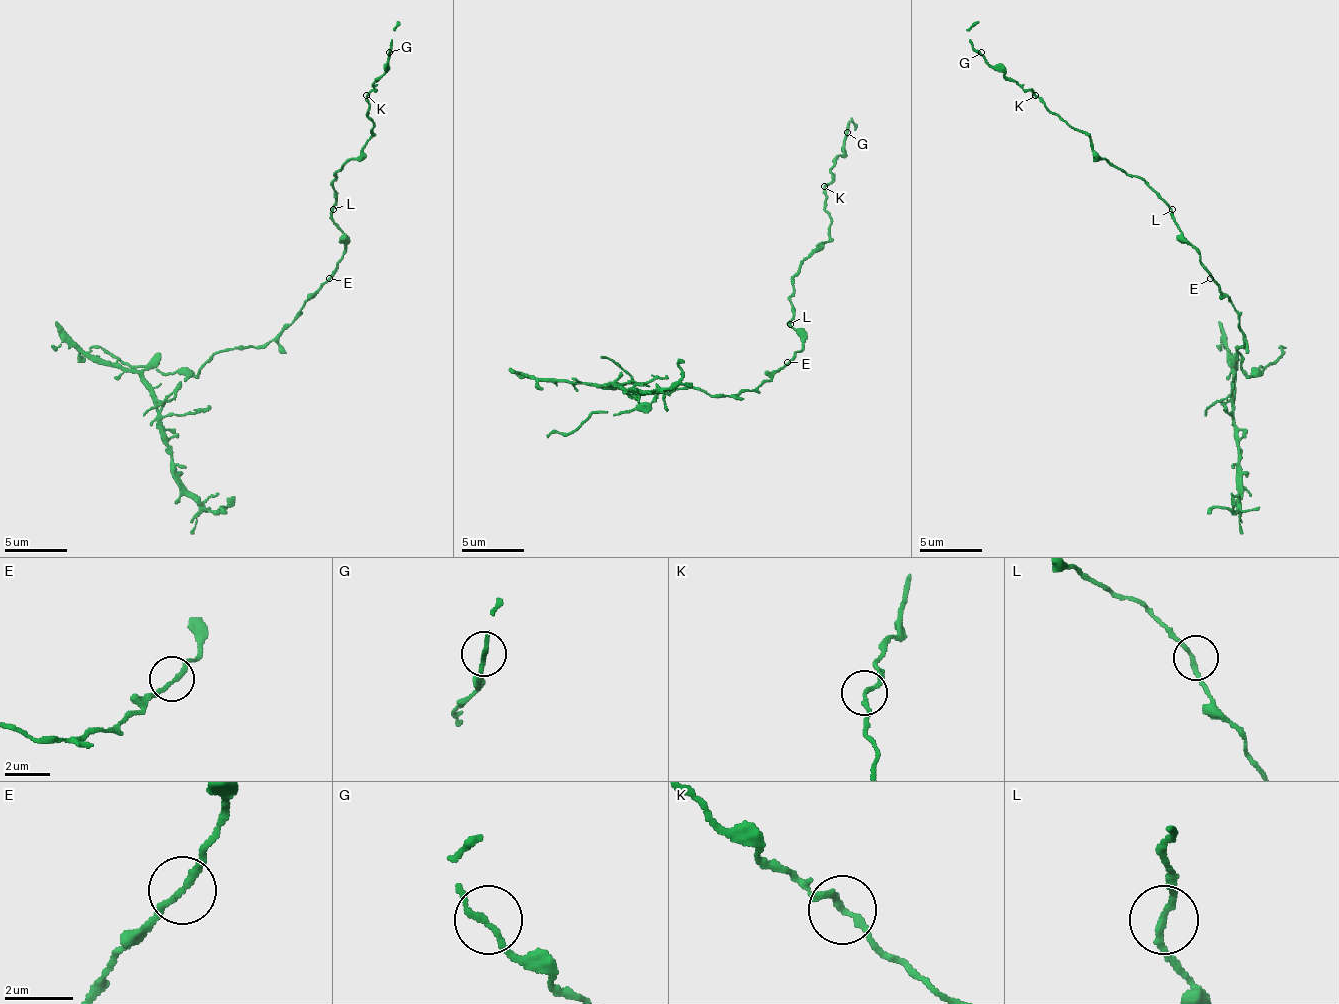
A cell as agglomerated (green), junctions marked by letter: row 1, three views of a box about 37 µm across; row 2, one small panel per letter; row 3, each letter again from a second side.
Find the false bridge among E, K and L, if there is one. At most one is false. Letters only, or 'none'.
none

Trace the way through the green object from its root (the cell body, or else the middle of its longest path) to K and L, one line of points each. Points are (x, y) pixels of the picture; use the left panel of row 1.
K: (329, 275), (345, 247), (333, 219), (333, 184), (370, 137), (373, 121), (367, 115), (367, 96)
L: (329, 275), (345, 247), (345, 237), (333, 219), (333, 209)

